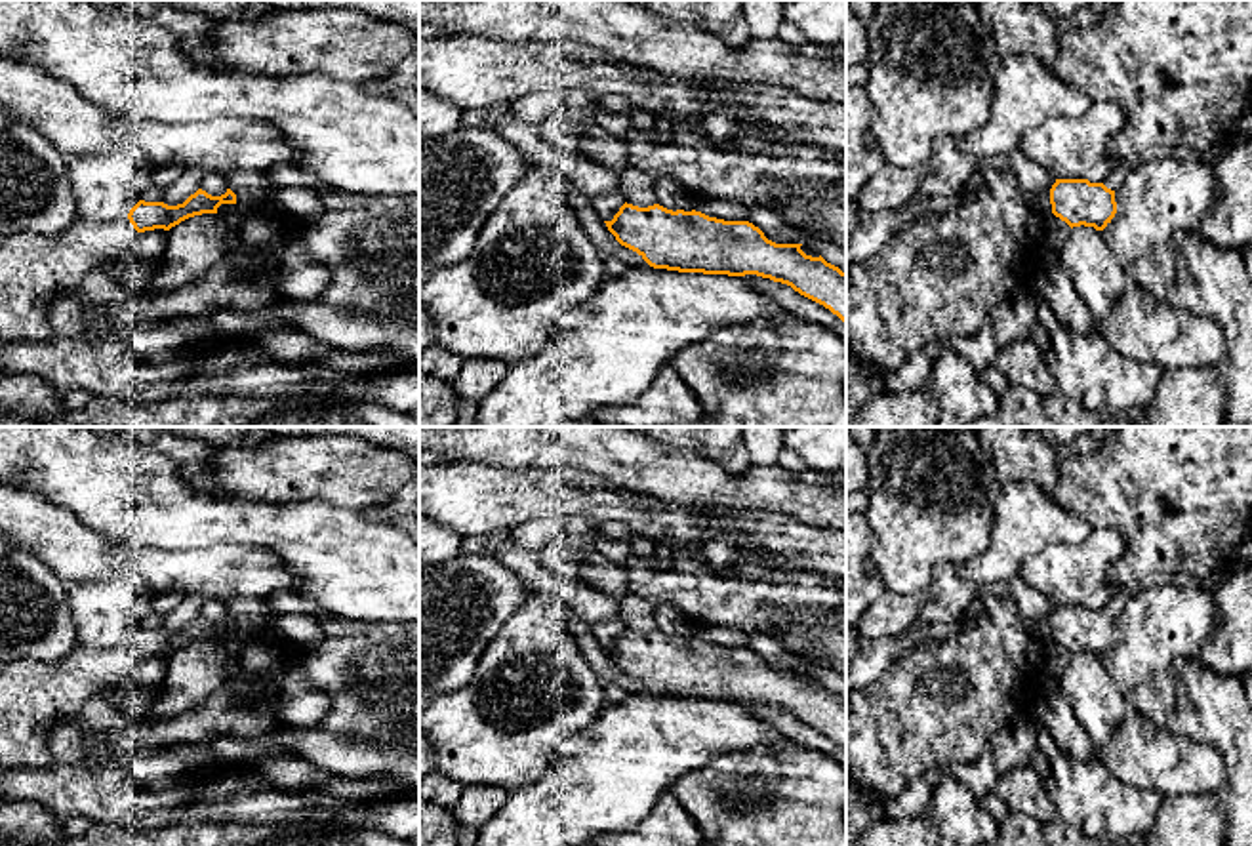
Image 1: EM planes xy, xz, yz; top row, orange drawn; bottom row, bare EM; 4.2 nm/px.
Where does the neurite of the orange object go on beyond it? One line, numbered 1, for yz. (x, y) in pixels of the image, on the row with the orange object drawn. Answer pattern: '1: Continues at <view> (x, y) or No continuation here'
1: No continuation here

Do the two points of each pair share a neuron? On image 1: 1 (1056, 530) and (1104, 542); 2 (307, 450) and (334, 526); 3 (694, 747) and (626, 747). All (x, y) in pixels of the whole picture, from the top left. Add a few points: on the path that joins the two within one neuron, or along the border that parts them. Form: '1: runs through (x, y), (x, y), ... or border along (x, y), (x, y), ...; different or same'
1: border along (1092, 532), (1079, 545); different
2: border along (282, 498), (319, 500), (361, 511); different
3: runs through (677, 747), (643, 747); same

